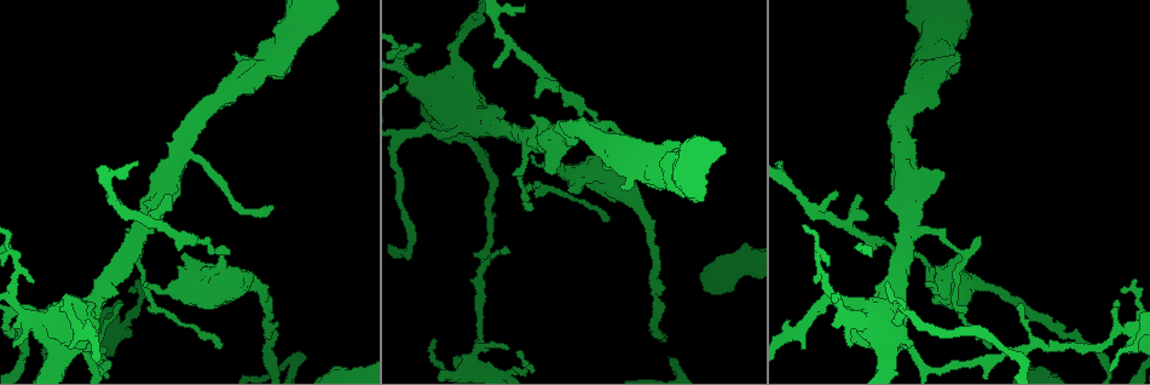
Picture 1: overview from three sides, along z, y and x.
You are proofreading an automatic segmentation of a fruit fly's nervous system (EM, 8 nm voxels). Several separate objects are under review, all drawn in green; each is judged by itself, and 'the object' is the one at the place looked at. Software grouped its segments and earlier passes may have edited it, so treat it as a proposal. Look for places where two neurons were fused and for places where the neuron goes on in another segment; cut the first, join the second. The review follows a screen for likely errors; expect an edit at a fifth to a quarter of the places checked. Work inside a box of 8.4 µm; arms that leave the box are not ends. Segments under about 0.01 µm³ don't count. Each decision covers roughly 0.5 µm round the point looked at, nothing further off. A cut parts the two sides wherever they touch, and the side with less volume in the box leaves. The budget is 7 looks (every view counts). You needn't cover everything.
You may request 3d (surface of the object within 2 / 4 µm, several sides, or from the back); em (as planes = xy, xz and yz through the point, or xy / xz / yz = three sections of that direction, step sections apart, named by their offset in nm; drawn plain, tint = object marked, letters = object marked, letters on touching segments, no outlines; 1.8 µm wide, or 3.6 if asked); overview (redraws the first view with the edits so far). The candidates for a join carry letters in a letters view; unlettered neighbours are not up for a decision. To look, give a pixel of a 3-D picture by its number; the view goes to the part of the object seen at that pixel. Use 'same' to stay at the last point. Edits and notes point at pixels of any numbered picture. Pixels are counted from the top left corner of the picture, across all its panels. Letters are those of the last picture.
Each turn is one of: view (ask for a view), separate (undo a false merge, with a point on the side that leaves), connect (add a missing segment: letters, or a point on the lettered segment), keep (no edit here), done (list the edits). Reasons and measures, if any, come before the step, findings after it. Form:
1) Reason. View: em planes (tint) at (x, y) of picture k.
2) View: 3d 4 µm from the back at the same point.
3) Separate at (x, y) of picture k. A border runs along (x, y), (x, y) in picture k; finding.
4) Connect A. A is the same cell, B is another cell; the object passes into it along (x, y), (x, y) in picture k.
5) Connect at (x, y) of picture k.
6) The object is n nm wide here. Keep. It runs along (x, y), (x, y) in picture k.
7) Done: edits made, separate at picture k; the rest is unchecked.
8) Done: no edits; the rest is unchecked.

Thin end. View: em planes (letters) at (1019, 303) of picture 1.

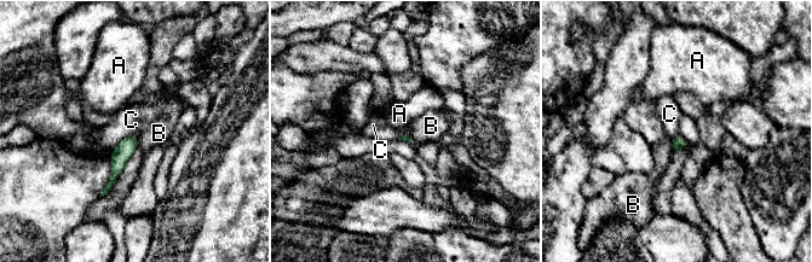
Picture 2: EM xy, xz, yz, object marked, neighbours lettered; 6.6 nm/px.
Keep. A, B and C are other cells; a border runs along (138, 134), (125, 137), (110, 152) in picture 2; no lettered segment goes on from it.

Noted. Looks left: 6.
Calibre changes. View: 3d 4 µm at (599, 178) of picture 1.

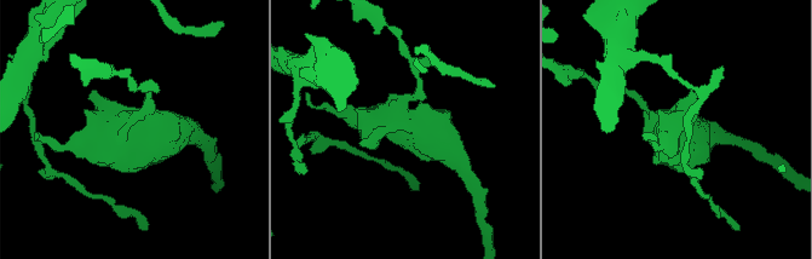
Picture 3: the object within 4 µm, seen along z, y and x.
Need the tissue. View: em xz step 8 (tint) at (138, 135) of picture 3.

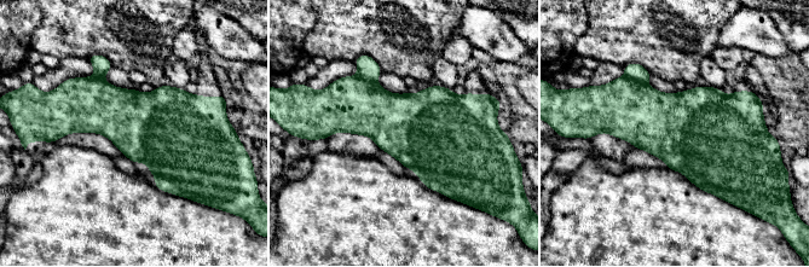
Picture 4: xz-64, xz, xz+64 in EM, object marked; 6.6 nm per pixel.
Another direction. View: em planes (letters) at the same point.

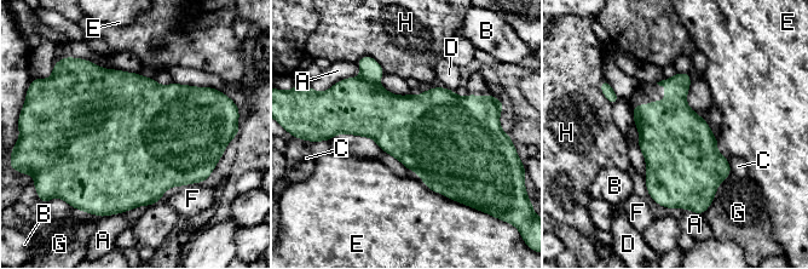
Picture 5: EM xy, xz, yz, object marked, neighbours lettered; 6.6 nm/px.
The object is 480 nm wide here. Separate at (370, 70) of picture 5. A, B, C, D, E, F, G and H are other cells; a border runs along (359, 78), (377, 84) in picture 5; a second neuron is stuck on.

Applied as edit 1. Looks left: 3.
View: overview.

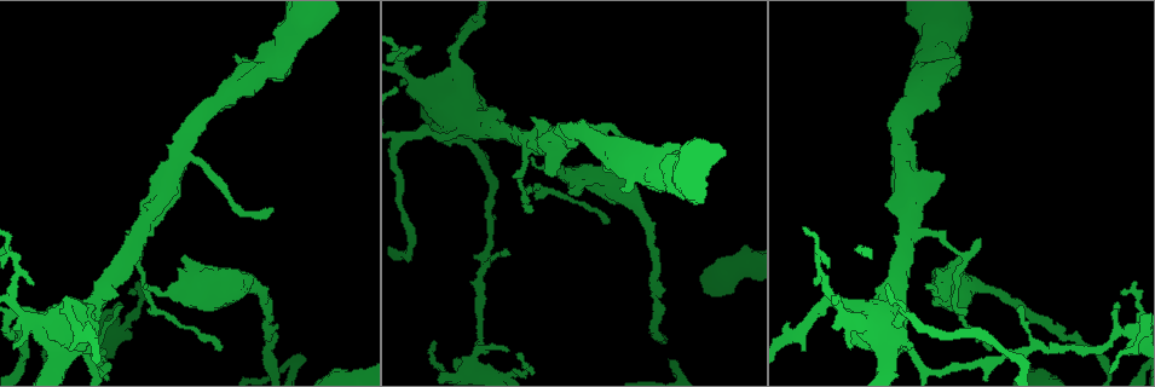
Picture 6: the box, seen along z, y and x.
Thick turns thin. View: em 3.6 µm planes (tint) at (906, 349) of picture 6.

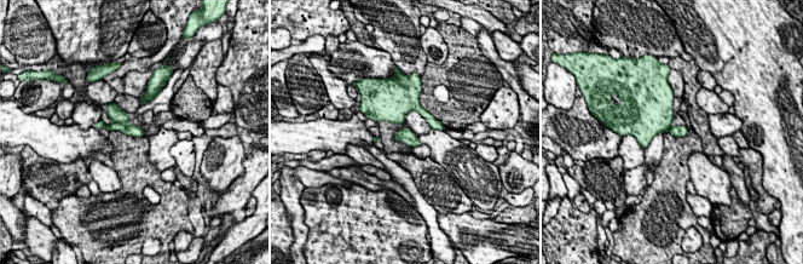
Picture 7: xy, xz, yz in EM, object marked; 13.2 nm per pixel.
View: em 3.6 µm planes (letters) at the same point.

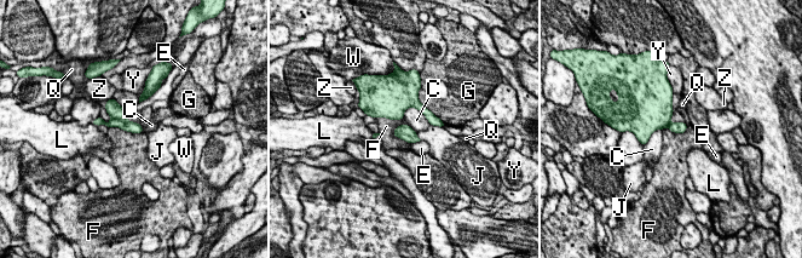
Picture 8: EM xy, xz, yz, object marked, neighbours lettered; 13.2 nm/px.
Keep. C, E, F, G, J, L, Q, W, Y and Z are other cells; a border runs along (398, 125), (393, 133), (410, 144) in picture 8; continuous, no second neuron.

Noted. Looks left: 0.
Done: edits made, separate at picture 5; the rest is unchecked.

